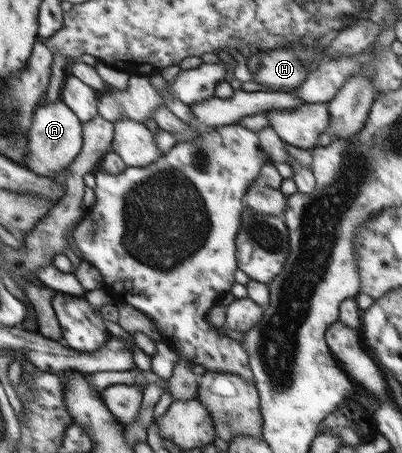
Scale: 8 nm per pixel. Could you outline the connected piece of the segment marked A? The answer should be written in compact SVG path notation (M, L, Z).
M60 99L45 104L34 115L34 124L30 129L30 148L24 157L25 168L39 176L51 178L57 172L74 164L81 155L83 143L85 143L85 125L75 113Z

